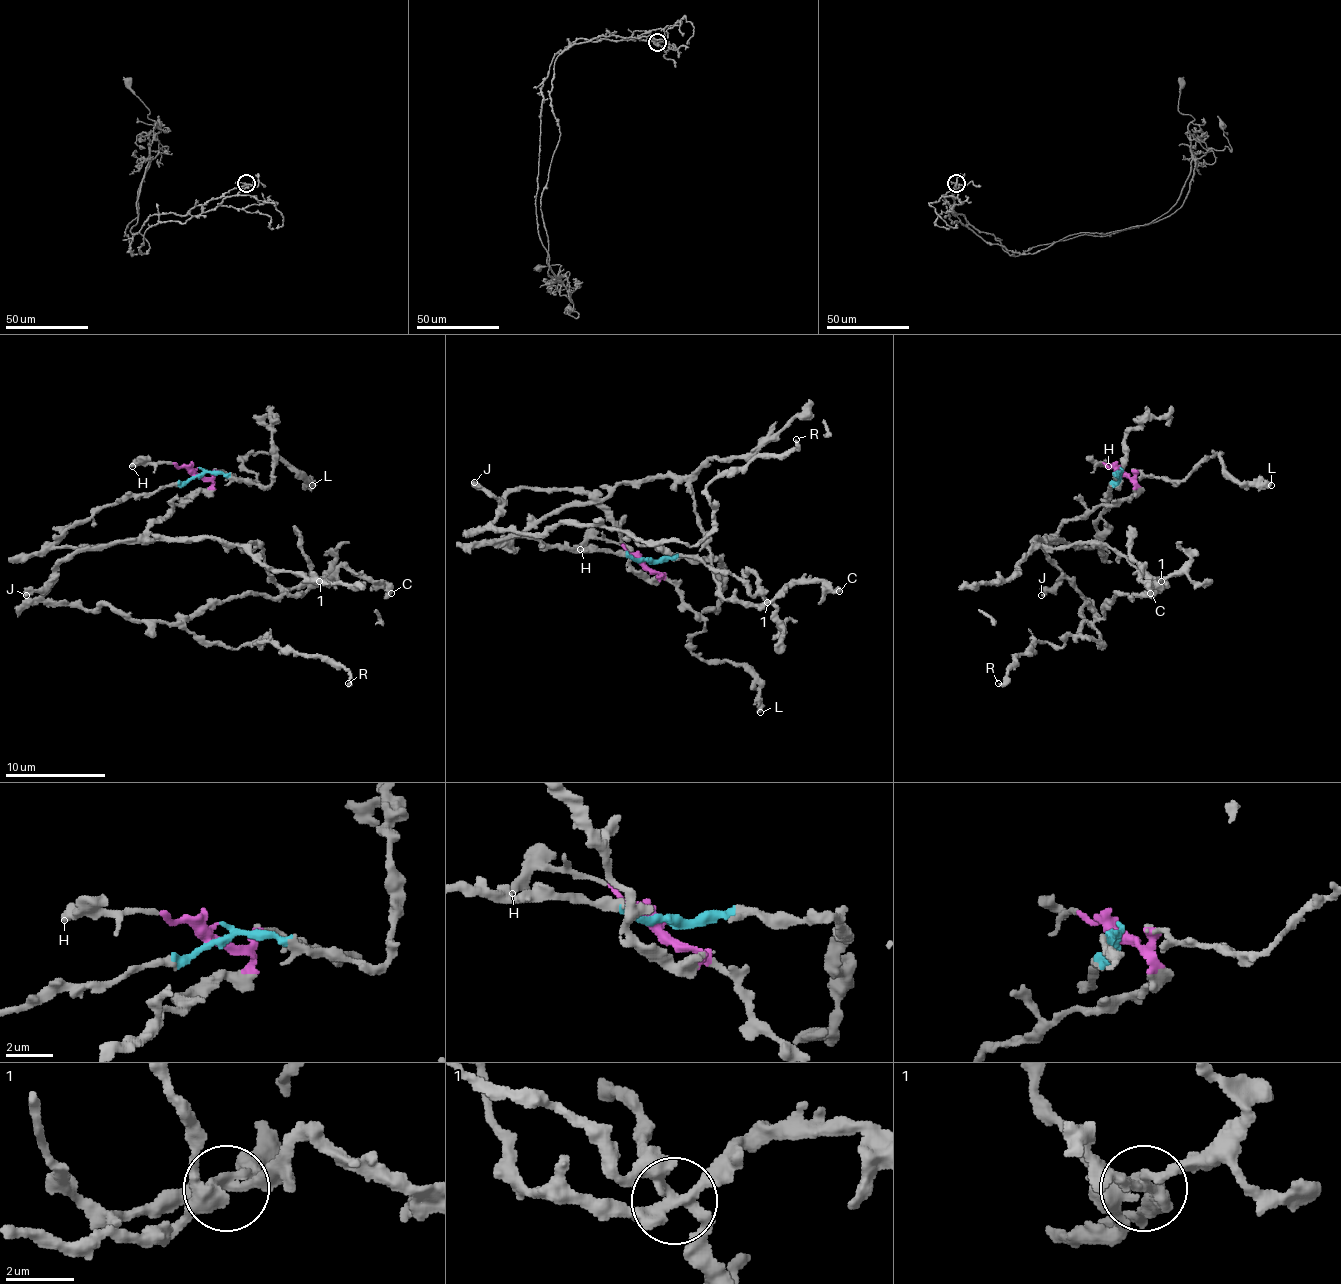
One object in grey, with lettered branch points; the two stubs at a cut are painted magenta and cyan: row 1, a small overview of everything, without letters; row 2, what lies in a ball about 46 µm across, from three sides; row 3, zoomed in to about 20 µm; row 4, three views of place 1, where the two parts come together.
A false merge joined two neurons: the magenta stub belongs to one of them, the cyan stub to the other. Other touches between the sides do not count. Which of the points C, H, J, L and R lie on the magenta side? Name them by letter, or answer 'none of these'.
H, J, L, R

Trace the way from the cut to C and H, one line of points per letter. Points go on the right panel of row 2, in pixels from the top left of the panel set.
C: (1121, 468), (1096, 518), (1098, 543), (1035, 541), (1106, 543), (1163, 583), (1143, 566), (1151, 594)
H: (1121, 468), (1108, 465)

